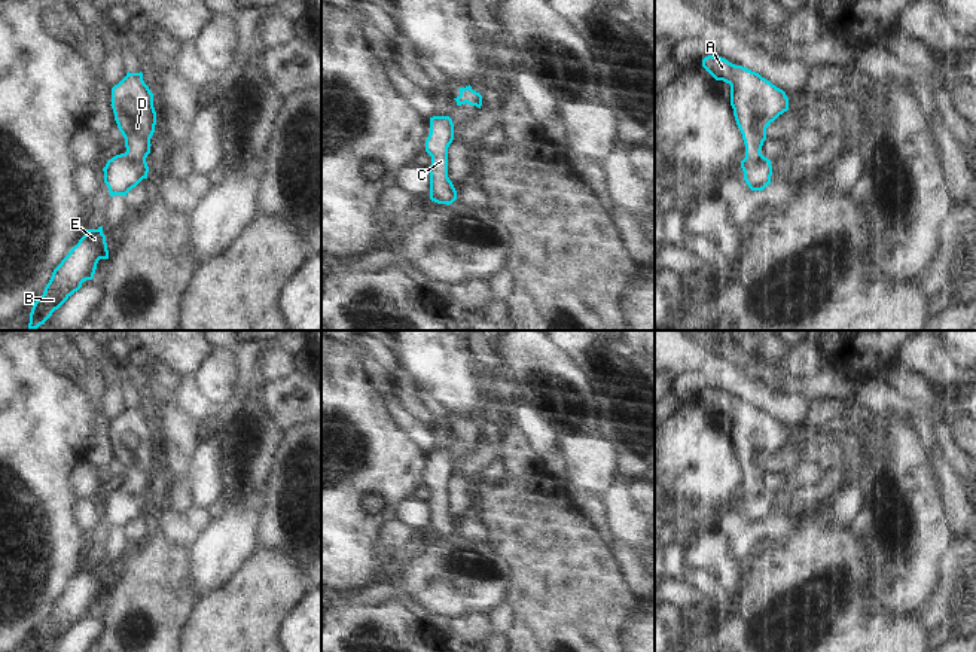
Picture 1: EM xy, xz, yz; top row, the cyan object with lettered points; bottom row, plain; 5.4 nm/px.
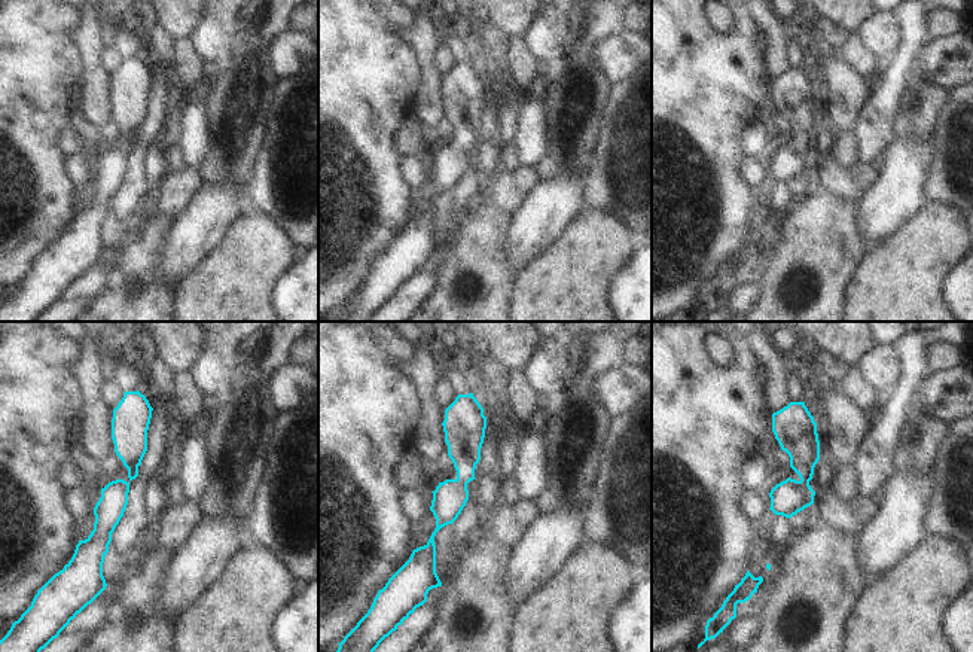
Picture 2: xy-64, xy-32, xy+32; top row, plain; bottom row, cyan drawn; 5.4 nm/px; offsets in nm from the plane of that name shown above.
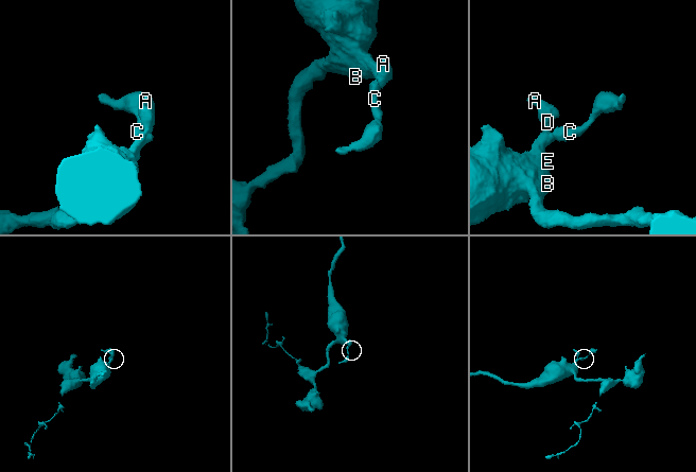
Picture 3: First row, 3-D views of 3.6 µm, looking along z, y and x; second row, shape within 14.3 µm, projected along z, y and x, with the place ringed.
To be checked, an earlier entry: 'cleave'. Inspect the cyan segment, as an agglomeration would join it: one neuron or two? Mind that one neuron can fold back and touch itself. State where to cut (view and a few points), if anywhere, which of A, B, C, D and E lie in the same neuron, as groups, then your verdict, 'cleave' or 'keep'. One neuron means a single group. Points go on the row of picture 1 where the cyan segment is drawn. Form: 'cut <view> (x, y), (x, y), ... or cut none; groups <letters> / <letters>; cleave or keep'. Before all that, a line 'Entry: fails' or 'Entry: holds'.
Entry: fails
cut none; groups A B C D E; keep

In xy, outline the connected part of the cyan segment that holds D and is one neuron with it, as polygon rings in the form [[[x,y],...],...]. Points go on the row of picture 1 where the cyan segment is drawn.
[[[126,73],[126,76],[112,88],[112,109],[119,131],[125,138],[126,152],[107,161],[104,183],[110,196],[123,195],[147,179],[146,162],[150,153],[150,138],[155,132],[156,112],[153,94],[143,80],[143,73]]]

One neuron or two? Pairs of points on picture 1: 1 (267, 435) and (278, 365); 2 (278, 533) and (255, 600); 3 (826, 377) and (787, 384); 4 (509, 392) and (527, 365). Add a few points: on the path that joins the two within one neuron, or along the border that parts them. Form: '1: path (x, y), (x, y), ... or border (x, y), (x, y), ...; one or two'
1: path (256, 417), (256, 395), (264, 383); one
2: border (261, 548), (286, 553), (302, 569); two
3: path (817, 384), (796, 384); one
4: border (505, 366), (519, 383), (524, 398); two

